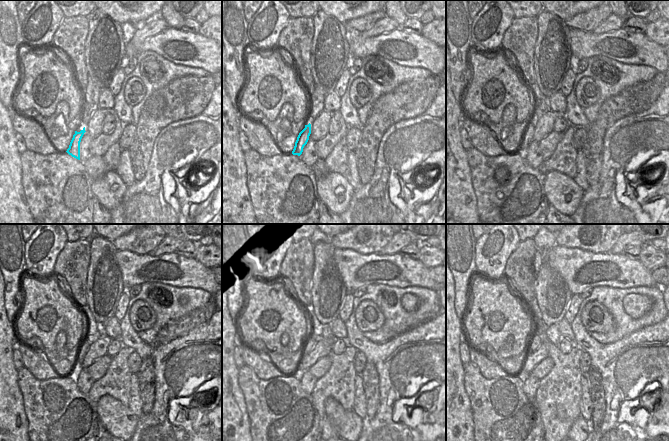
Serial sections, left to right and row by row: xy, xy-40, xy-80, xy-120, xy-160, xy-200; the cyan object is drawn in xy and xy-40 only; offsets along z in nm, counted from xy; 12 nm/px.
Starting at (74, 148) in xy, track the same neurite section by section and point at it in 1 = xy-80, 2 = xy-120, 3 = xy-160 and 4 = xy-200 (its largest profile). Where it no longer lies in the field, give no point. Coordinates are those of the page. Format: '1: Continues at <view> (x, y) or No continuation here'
1: Continues at xy-80 (527, 138)
2: Continues at xy-120 (84, 347)
3: Continues at xy-160 (311, 341)
4: Continues at xy-200 (535, 342).

